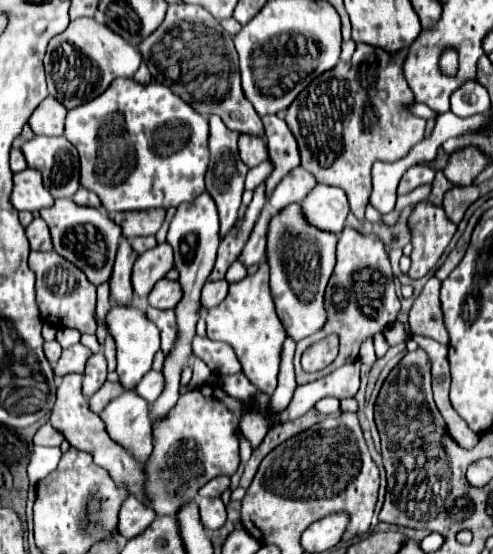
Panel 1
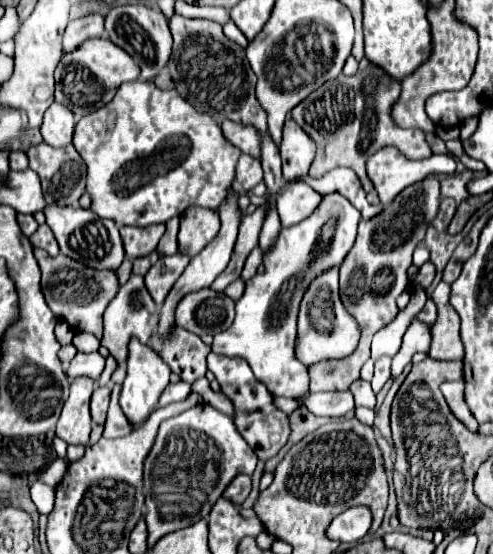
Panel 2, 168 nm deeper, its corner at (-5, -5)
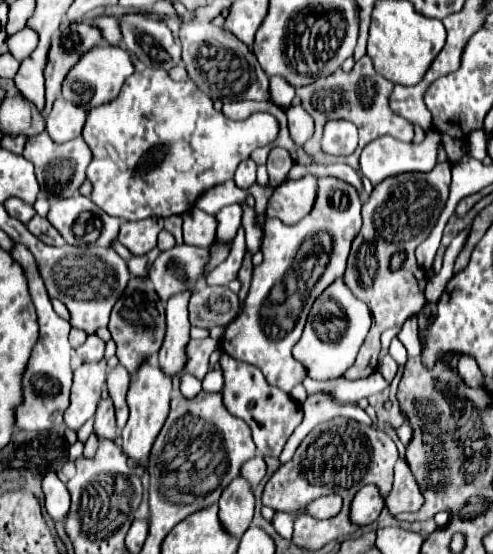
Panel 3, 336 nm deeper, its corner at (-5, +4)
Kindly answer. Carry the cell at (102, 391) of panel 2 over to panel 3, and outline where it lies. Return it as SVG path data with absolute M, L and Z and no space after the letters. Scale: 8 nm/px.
M102 399L96 411L96 423L94 423L94 433L98 439L110 439L116 441L116 417L114 417L114 405L110 399Z

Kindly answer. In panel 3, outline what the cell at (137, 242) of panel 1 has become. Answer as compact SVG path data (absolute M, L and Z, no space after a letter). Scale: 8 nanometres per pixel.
M142 255L142 257L130 257L128 261L128 269L134 277L146 277L148 275L148 257Z

